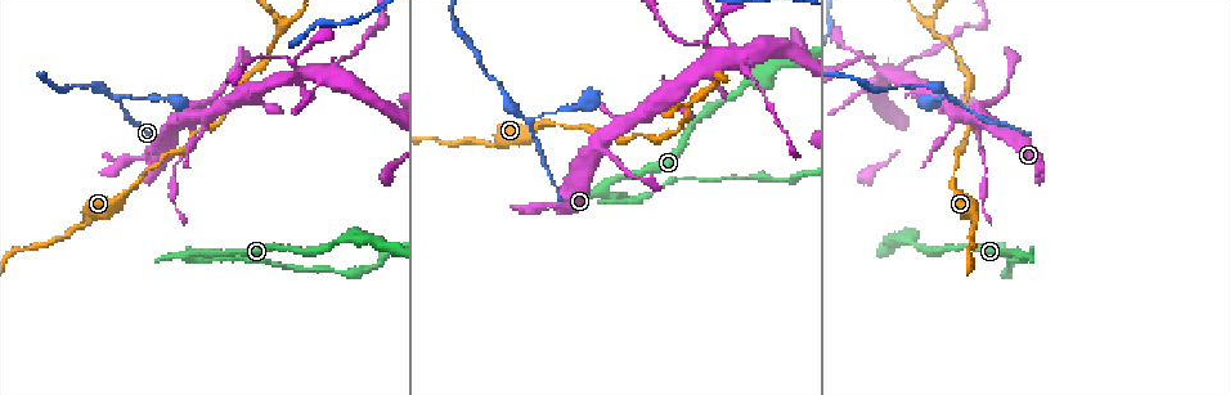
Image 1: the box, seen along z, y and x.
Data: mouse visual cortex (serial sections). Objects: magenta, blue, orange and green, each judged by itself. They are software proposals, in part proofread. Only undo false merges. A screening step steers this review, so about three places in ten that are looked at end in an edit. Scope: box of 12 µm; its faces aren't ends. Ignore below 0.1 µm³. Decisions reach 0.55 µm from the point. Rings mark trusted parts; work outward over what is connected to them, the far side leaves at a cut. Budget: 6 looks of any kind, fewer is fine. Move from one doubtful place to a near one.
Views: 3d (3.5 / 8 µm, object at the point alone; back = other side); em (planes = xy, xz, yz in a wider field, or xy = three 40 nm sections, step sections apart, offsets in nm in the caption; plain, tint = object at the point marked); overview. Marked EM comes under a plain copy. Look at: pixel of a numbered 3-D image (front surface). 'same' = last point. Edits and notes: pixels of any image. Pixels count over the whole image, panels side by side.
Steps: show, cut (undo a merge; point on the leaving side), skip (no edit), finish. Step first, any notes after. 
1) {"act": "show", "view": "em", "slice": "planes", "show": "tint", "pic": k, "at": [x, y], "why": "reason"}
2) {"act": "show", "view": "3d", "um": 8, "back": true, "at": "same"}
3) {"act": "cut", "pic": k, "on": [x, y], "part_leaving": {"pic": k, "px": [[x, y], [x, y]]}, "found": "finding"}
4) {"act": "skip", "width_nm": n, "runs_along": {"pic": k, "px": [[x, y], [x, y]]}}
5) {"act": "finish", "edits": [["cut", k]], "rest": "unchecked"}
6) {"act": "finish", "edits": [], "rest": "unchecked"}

{"act": "show", "view": "3d", "um": 3.5, "pic": 1, "at": [293, 62], "why": "abrupt turn"}

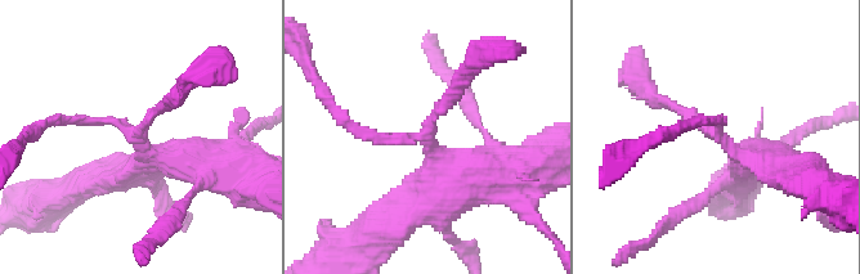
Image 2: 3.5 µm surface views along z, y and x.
{"act": "show", "view": "em", "slice": "xy", "step": 3, "show": "tint", "pic": 2, "at": [422, 135], "why": "now the EM"}

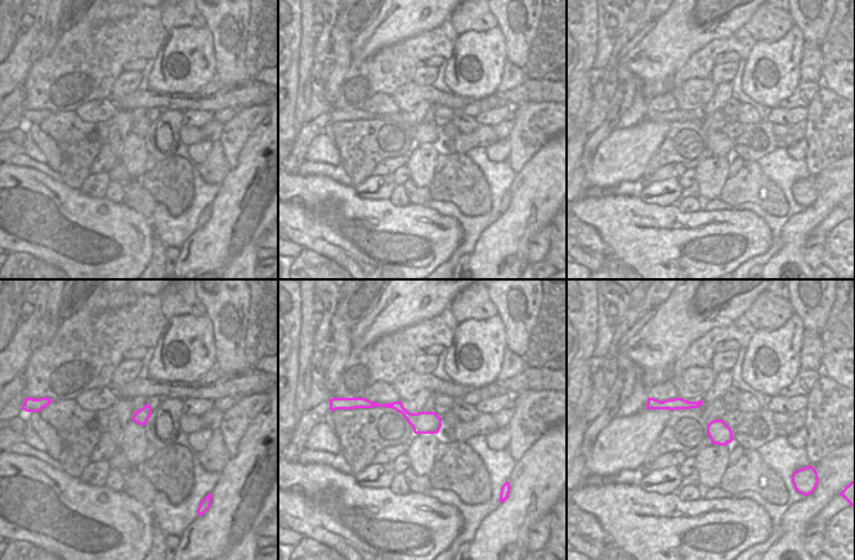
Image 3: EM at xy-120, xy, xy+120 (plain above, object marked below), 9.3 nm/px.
{"act": "skip", "runs_along": {"pic": 2, "px": [[439, 203], [424, 136], [372, 140], [341, 117]]}, "found": "all the same cell"}

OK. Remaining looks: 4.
{"act": "show", "view": "3d", "um": 3.5, "pic": 1, "at": [951, 101], "why": "branch point"}

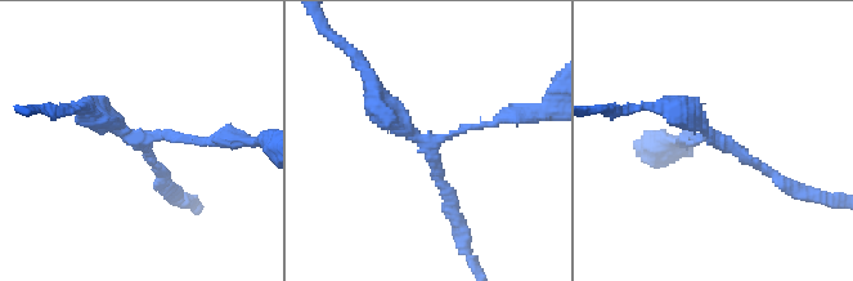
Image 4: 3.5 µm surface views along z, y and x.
{"act": "show", "view": "em", "slice": "xy", "step": 1, "show": "tint", "pic": 4, "at": [139, 141], "why": "now the EM"}

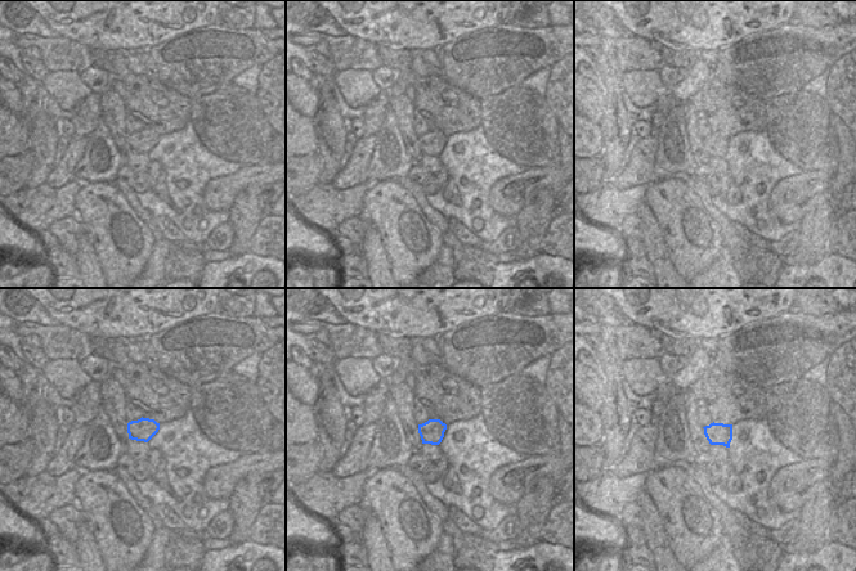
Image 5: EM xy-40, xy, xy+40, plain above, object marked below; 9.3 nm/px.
{"act": "skip", "runs_along": {"pic": 4, "px": [[456, 214], [432, 151], [373, 96]]}, "found": "all the same cell"}

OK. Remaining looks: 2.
{"act": "show", "view": "3d", "um": 3.5, "pic": 1, "at": [929, 26], "why": "abrupt turn"}

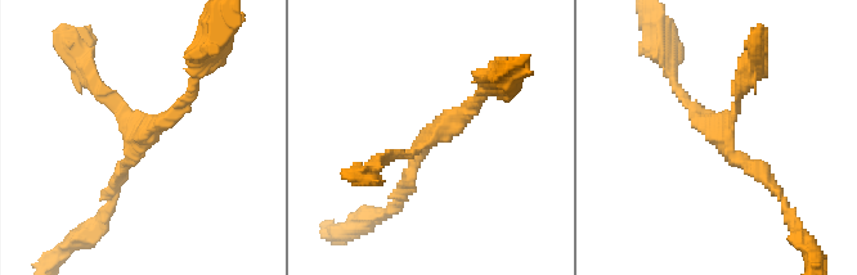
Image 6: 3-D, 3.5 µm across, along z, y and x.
{"act": "show", "view": "em", "slice": "xy", "step": 2, "show": "tint", "pic": 6, "at": [720, 139], "why": "need the tissue"}

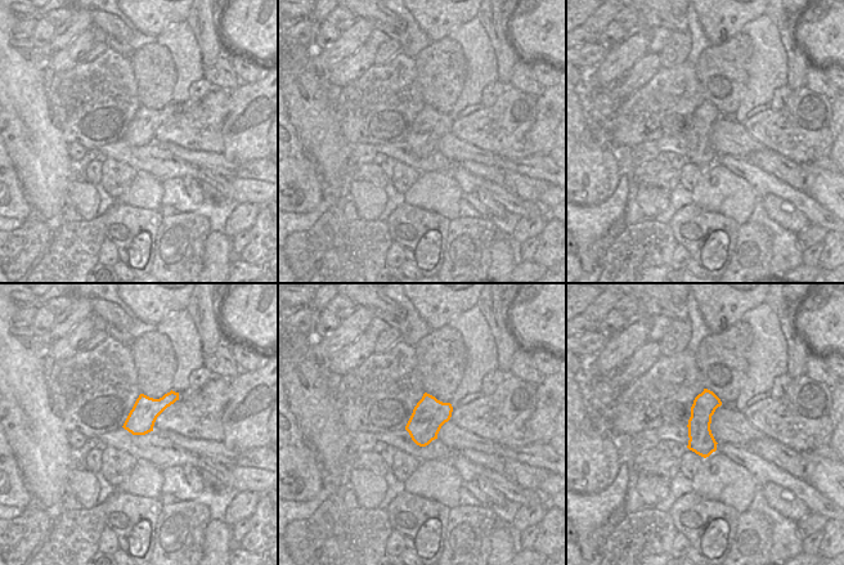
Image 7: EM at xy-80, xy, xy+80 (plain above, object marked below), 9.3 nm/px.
{"act": "skip", "arm_widths_nm": [100, 150, 200], "found": "one cell here"}

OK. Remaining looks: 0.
{"act": "finish", "edits": [], "rest": "unchecked"}

